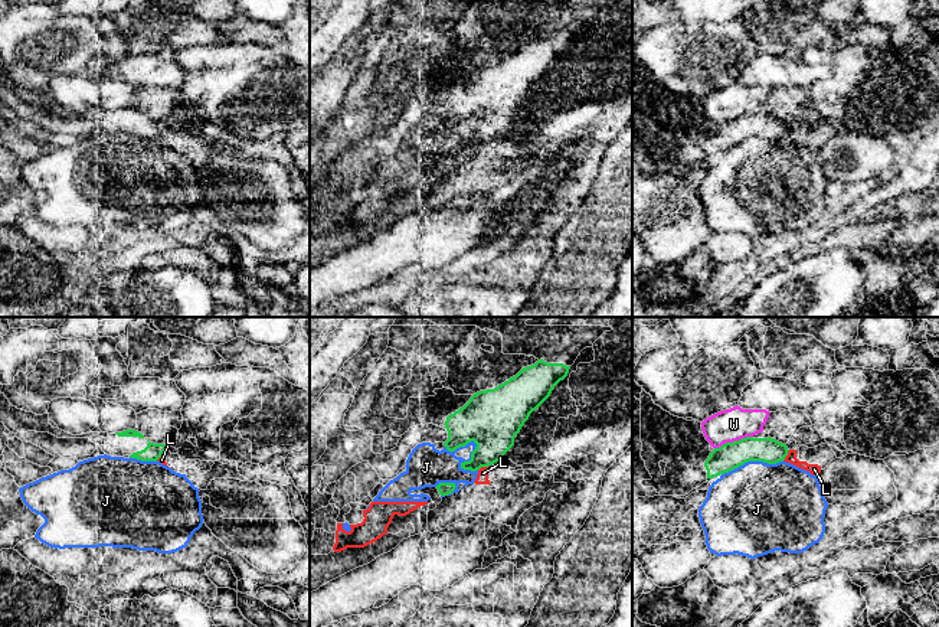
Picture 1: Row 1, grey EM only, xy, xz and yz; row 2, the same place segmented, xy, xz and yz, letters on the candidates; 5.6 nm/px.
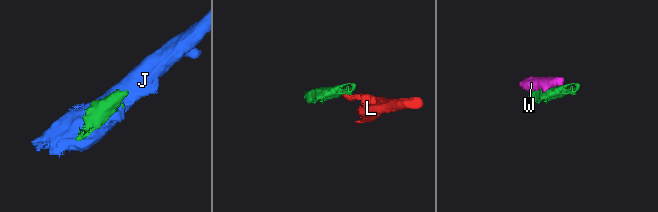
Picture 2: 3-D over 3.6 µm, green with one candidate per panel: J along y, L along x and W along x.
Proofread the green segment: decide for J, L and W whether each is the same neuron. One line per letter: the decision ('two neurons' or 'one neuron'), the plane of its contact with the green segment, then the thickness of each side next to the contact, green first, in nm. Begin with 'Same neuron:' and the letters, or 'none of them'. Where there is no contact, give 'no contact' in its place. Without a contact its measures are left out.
Same neuron: none of them
J: two neurons; contact in xz; calibres 320 and 180 nm
L: two neurons; contact in yz; calibres 140 and 60 nm
W: two neurons; contact in yz; calibres 150 and 180 nm

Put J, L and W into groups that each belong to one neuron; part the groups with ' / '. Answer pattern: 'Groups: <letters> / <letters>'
Groups: J L / W

